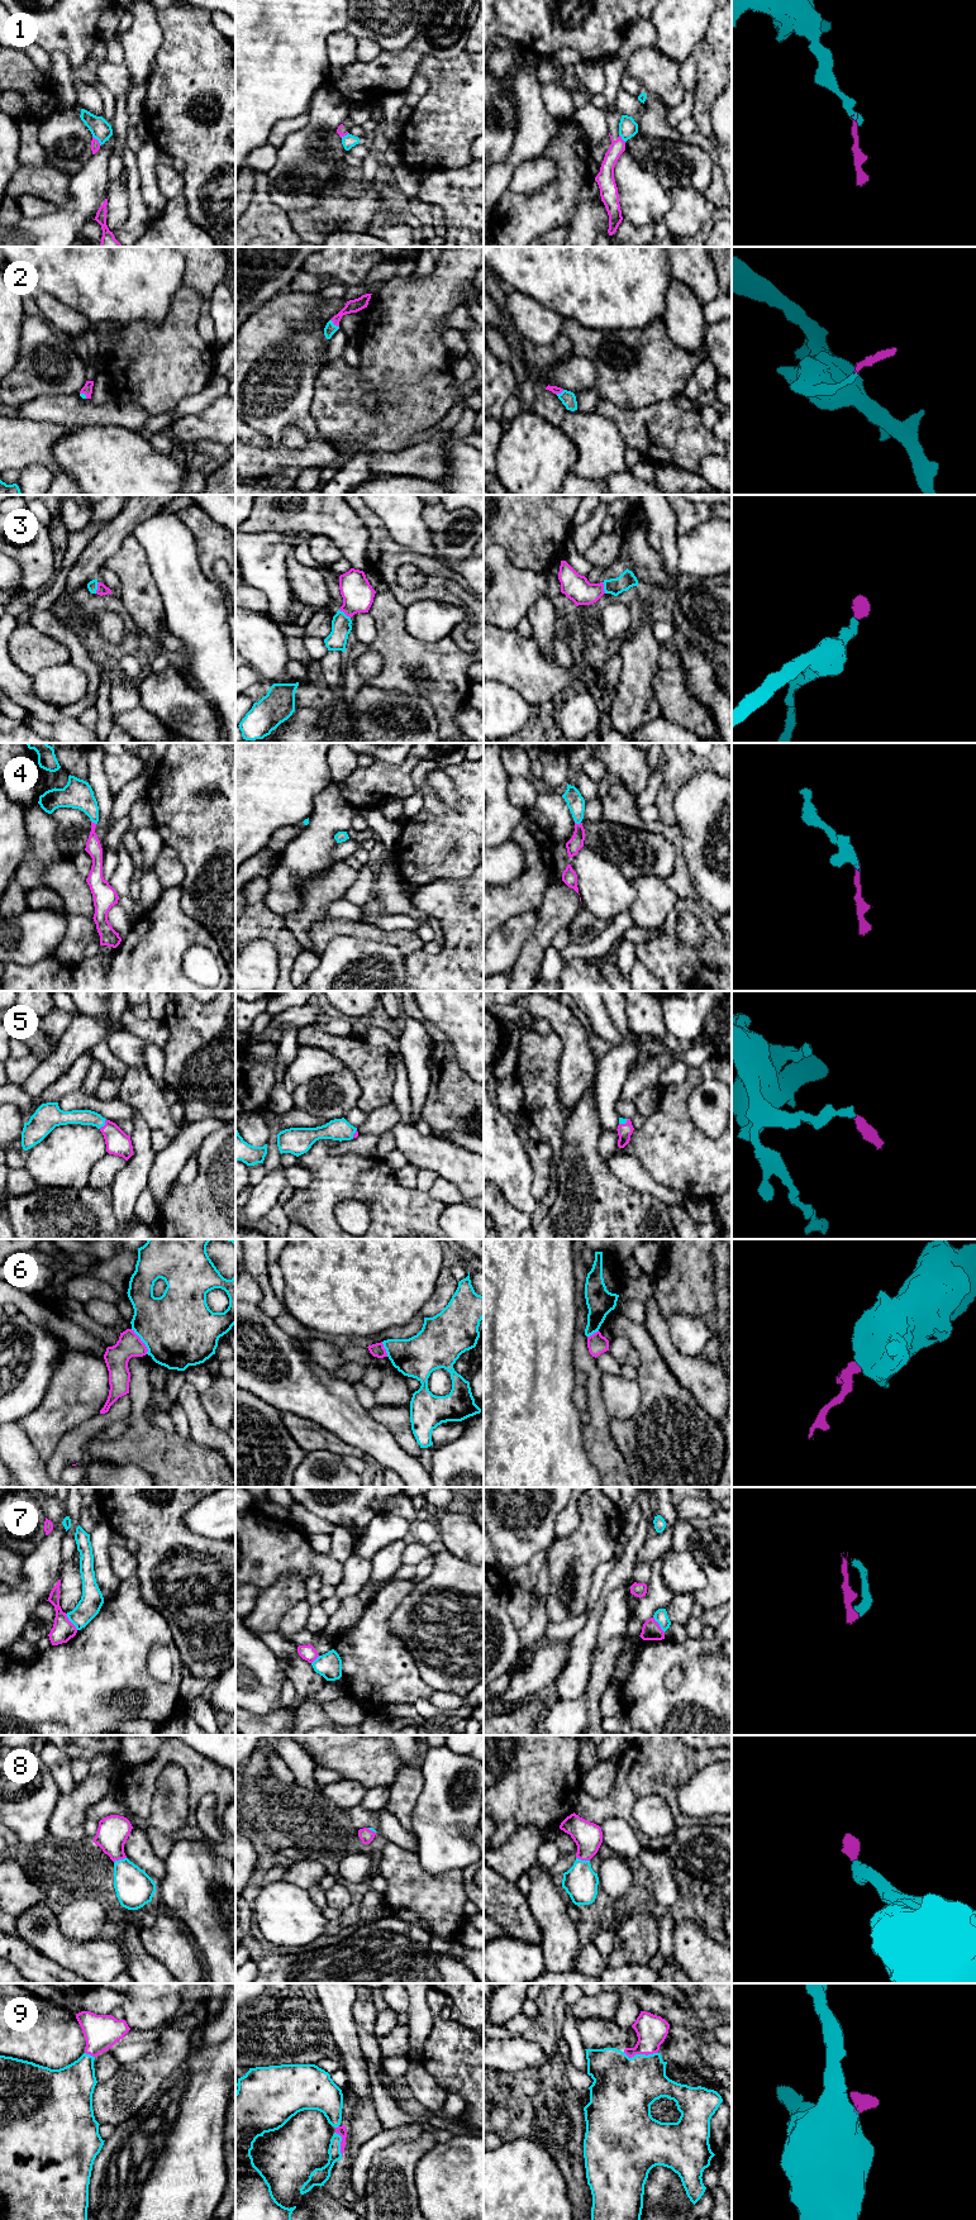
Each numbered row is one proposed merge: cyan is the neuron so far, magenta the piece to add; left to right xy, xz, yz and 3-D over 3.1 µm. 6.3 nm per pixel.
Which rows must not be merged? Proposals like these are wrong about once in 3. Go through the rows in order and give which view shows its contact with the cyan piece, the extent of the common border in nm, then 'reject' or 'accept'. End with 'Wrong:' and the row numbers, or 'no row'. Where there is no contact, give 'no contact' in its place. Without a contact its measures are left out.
1: xy | 80 nm | reject
2: xz | 80 nm | accept
3: xy | 80 nm | accept
4: yz | 40 nm | accept
5: xy | 80 nm | accept
6: xy | 190 nm | reject
7: xy | 130 nm | reject
8: yz | 90 nm | accept
9: yz | 220 nm | accept
Wrong: 1, 6, 7

